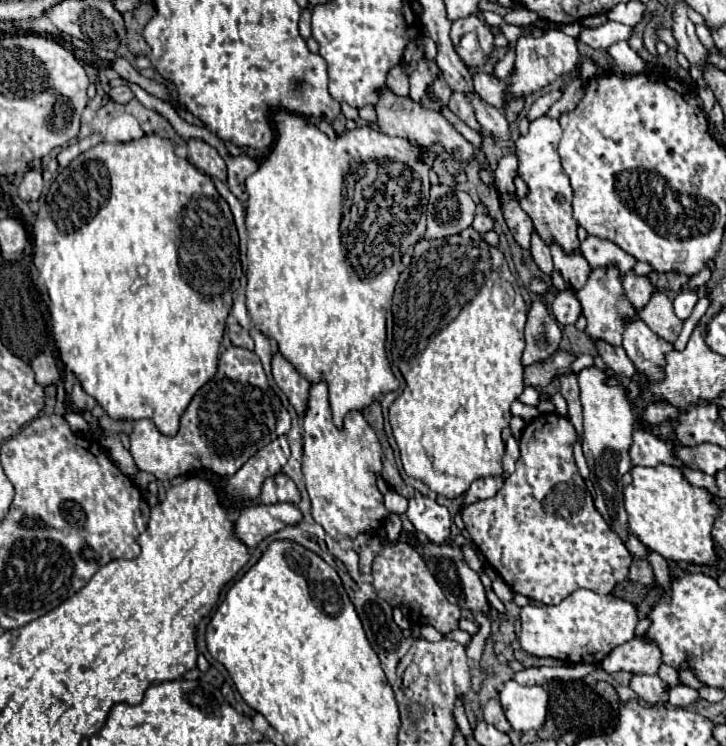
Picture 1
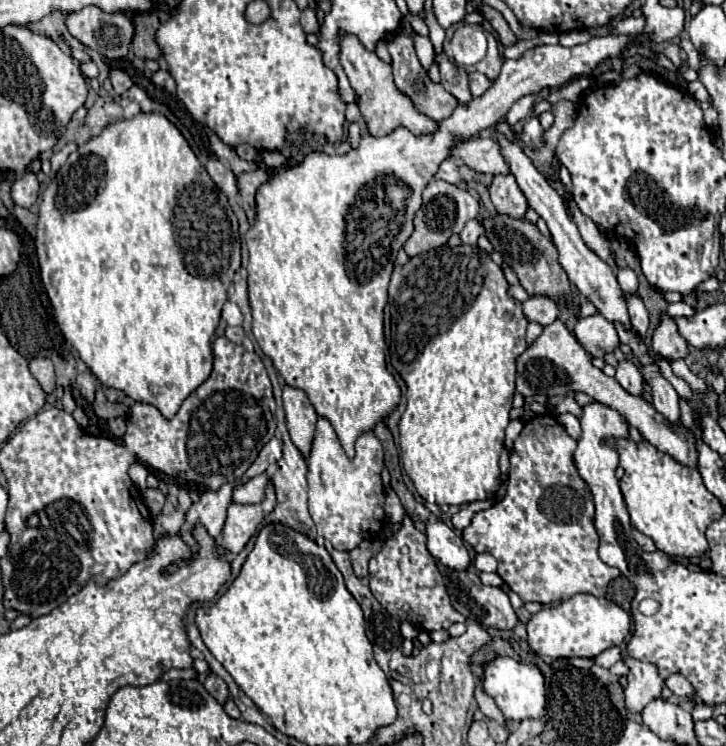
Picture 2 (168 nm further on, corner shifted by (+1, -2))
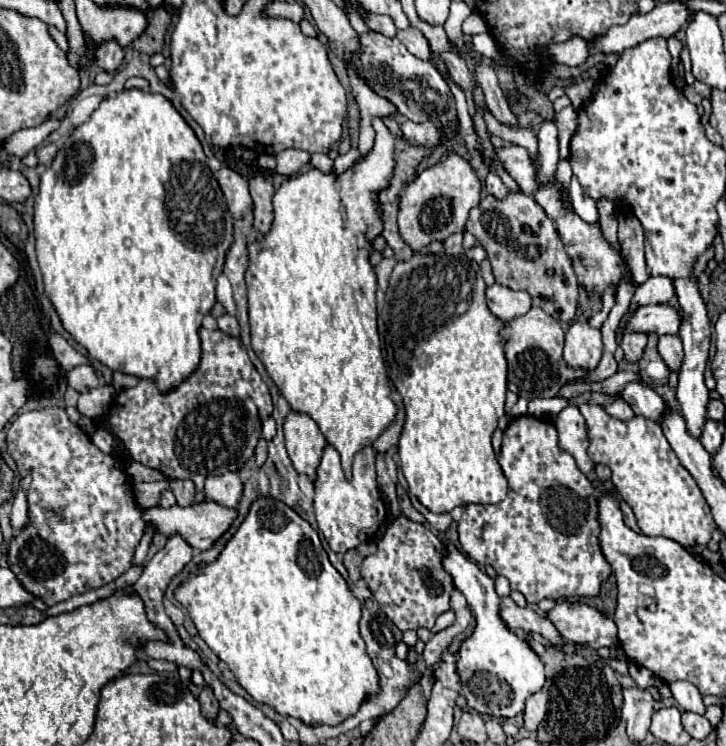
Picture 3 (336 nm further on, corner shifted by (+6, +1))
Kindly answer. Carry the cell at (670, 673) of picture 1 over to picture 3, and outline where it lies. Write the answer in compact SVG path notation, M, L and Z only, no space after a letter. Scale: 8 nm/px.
M673 681L673 683L669 683L669 689L671 689L671 695L681 709L693 711L693 713L699 713L699 715L705 713L701 693L689 681Z

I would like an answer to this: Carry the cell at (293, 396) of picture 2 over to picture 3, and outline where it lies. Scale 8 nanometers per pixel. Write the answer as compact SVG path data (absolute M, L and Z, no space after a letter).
M289 411L285 425L285 447L293 461L293 467L299 473L315 479L315 469L321 459L321 451L325 447L325 437L319 431L319 425L305 413Z

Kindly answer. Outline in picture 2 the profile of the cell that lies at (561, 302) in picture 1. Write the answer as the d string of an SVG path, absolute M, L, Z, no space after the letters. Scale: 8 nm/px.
M532 296L532 298L524 300L522 312L524 312L528 322L536 322L536 324L542 324L542 326L554 322L560 314L558 306L546 296Z

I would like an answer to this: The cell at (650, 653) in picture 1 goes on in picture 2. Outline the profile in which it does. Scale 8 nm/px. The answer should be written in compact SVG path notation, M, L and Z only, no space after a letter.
M626 658L626 664L630 668L628 684L624 690L626 708L632 714L640 714L646 708L646 702L652 702L660 696L664 680L660 678L658 668L654 664L646 664L634 658Z

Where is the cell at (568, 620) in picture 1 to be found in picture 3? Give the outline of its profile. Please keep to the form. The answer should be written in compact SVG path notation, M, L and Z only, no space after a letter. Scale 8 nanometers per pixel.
M559 599L545 617L555 623L563 645L573 643L577 647L599 649L617 643L615 621L587 603Z

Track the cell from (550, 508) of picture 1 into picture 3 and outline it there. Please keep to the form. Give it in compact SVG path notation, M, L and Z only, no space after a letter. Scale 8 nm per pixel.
M525 415L525 417L517 417L509 423L509 427L503 433L503 445L501 445L501 453L499 453L499 465L507 477L509 483L509 491L507 497L497 503L497 505L467 505L461 519L459 519L459 541L463 551L481 567L483 565L493 565L493 569L507 577L511 583L511 589L517 589L525 595L527 603L537 603L541 599L567 599L567 597L595 597L599 593L601 583L611 575L611 565L605 561L605 557L601 555L601 547L597 543L597 535L599 535L599 523L597 523L597 497L595 497L595 487L593 483L579 471L575 457L571 453L567 453L565 449L559 447L559 435L557 429L551 423L545 423L537 417Z

